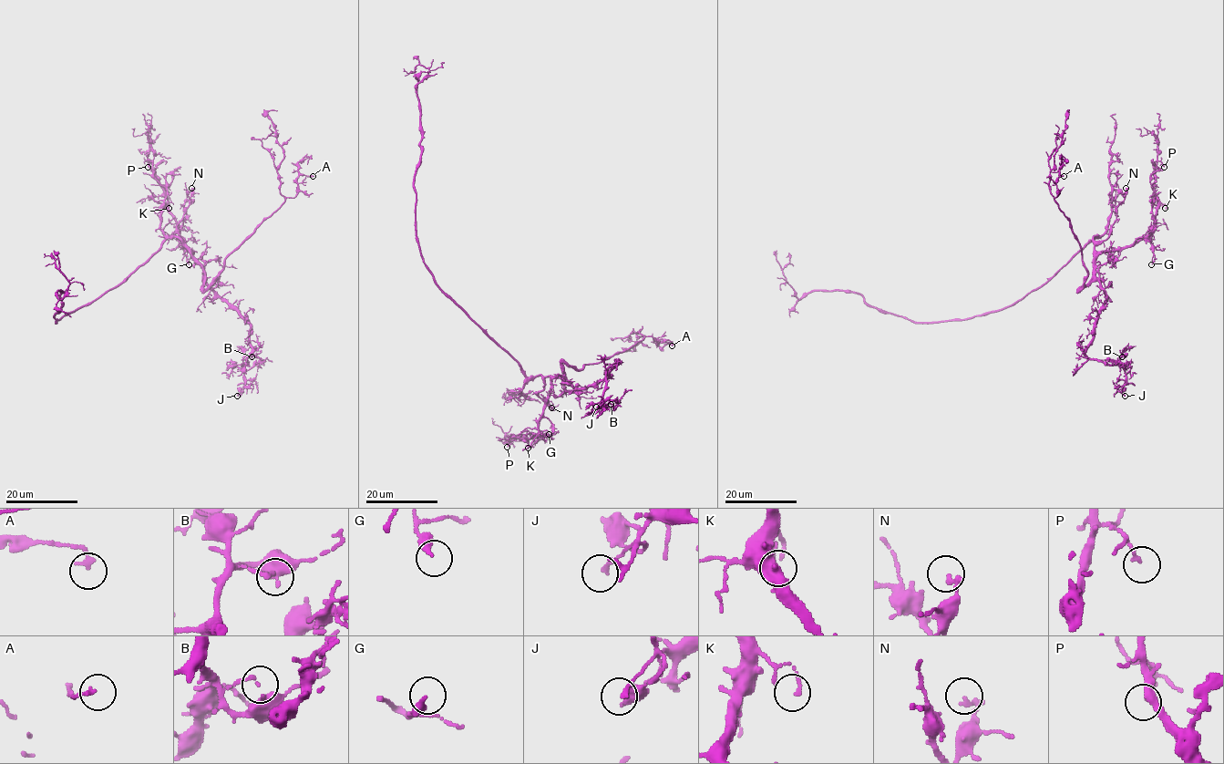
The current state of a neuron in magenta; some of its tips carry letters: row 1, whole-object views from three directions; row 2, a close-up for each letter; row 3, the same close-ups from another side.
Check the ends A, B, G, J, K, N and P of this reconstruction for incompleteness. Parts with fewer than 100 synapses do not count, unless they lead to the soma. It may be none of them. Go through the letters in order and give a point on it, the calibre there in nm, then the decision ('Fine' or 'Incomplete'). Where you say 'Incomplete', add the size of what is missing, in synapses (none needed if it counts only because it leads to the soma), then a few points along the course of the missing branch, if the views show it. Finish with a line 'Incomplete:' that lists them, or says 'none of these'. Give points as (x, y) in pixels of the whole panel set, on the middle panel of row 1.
A: Place: (672, 345). Thickness 180 nm. Fine
B: Place: (611, 404). Thickness 120 nm. Fine
G: Place: (549, 434). Thickness 320 nm. Fine
J: Place: (596, 407). Thickness 160 nm. Fine
K: Place: (528, 448). Thickness 140 nm. Fine
N: Place: (551, 407). Thickness 220 nm. Fine
P: Place: (507, 447). Thickness 140 nm. Fine
Incomplete: none of these

